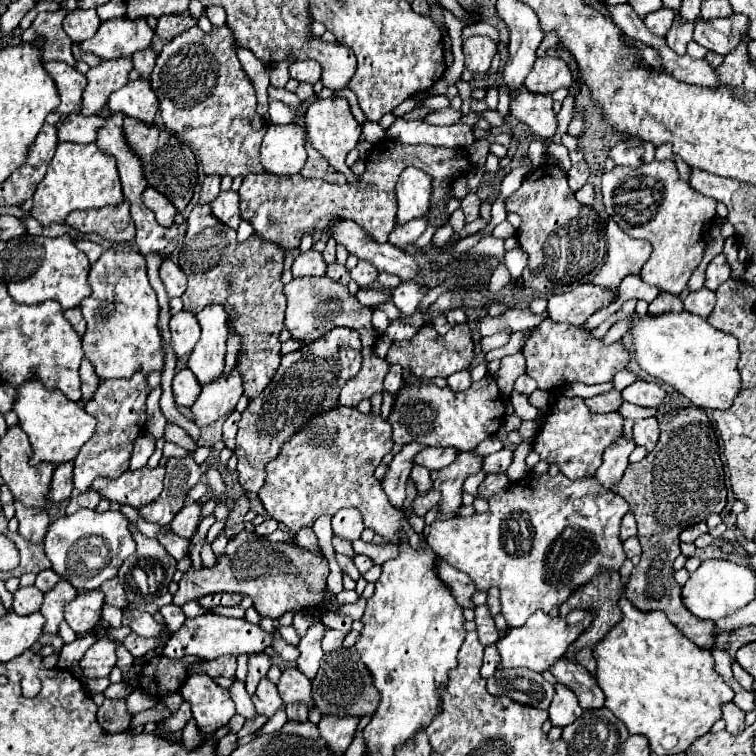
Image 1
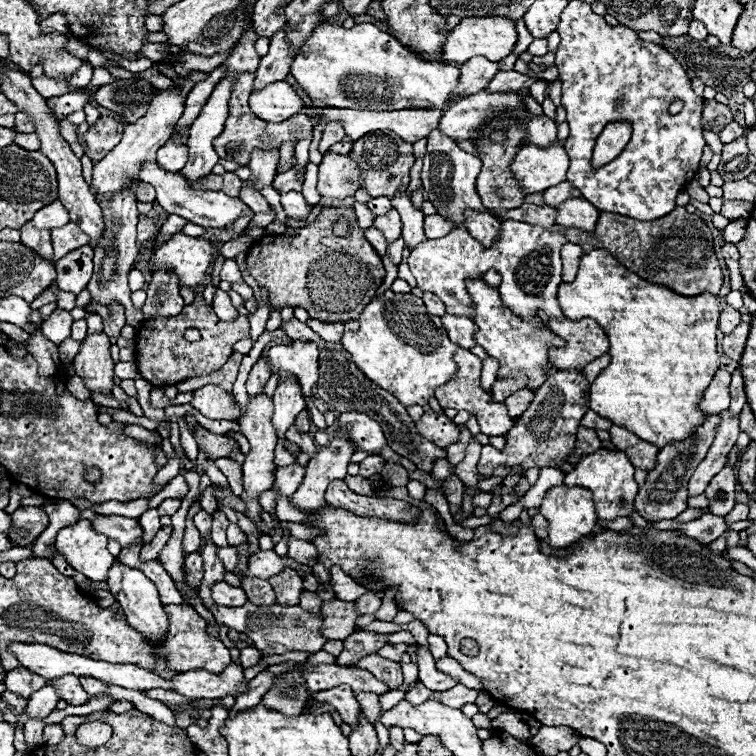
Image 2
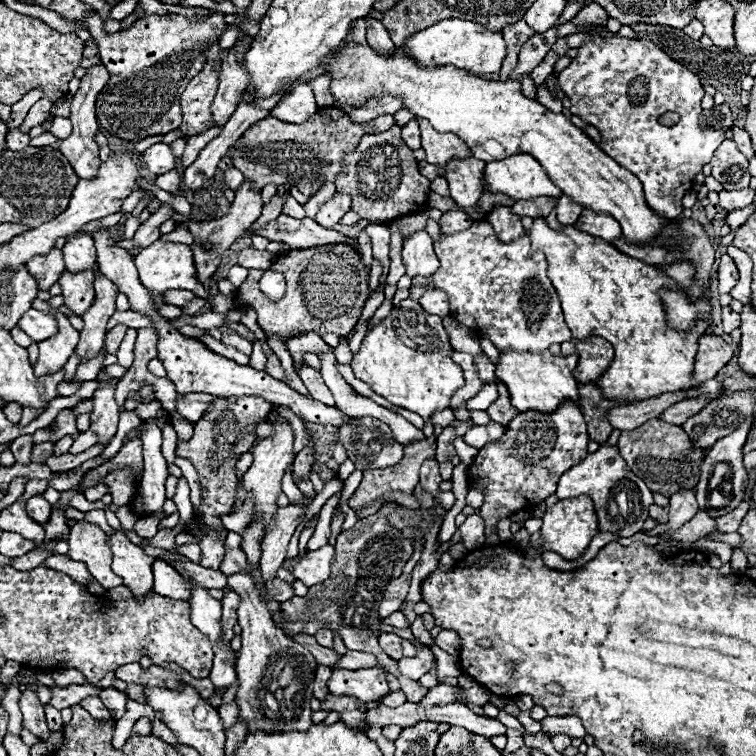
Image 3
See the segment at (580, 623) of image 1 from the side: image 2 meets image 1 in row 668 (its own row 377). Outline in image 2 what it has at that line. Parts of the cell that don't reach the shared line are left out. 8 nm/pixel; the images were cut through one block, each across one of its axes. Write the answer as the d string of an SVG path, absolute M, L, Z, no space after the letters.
M468 278L468 280L466 280L466 290L468 290L468 294L470 294L472 302L474 302L474 312L476 312L476 314L474 314L474 322L476 322L478 330L476 330L476 334L474 334L474 340L476 340L478 346L482 346L482 348L488 352L488 356L492 356L492 358L496 358L496 360L500 362L500 376L510 376L512 372L524 372L528 378L532 378L530 384L528 384L528 390L534 390L534 388L542 386L542 384L546 382L546 378L548 378L548 376L546 376L548 344L552 344L552 346L562 346L562 340L558 340L558 338L542 324L538 316L530 319L523 319L516 316L510 309L506 308L506 304L502 302L498 288L488 286L482 278L476 278L476 280L474 280L474 278Z

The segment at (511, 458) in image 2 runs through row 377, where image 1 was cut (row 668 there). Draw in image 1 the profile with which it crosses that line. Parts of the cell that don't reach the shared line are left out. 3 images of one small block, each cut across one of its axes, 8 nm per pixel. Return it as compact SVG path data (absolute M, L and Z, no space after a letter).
M560 658L550 666L550 672L556 676L558 682L566 684L578 696L584 710L604 706L604 694L598 688L596 678L578 662L568 662L566 658Z

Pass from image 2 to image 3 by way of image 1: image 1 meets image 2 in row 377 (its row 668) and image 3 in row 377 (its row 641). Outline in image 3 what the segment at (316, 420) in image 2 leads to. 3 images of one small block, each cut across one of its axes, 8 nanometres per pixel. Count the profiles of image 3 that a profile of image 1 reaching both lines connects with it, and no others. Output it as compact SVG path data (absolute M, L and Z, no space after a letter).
M310 366L296 368L296 370L298 370L304 386L308 388L308 392L310 392L310 396L312 396L314 400L320 400L322 404L334 406L334 398L332 398L332 394L330 394L328 386L324 384L324 380L322 380L322 376L320 376L318 370L314 370L314 368L310 368Z

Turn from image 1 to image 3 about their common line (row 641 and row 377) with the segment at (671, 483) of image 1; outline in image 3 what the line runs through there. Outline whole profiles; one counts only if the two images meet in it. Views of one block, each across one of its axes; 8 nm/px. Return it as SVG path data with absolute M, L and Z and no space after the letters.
M714 334L702 336L698 340L698 352L696 352L692 378L696 382L714 378L718 374L718 370L722 370L728 364L732 354L734 354L732 346L724 340L720 340L718 336L714 336Z

